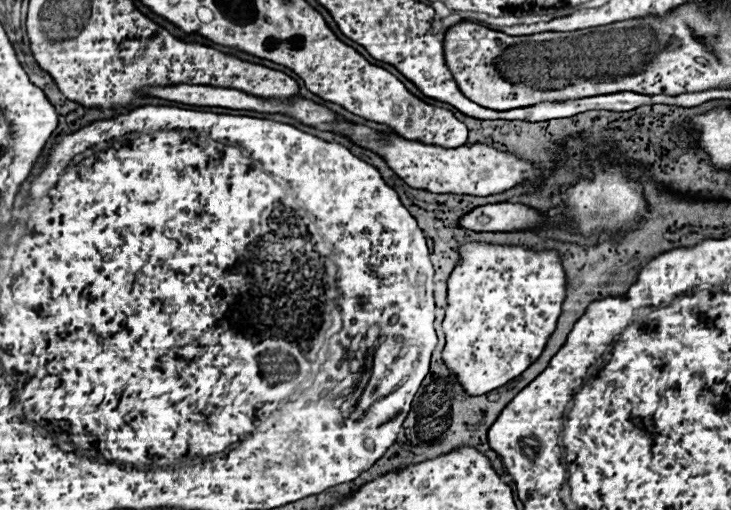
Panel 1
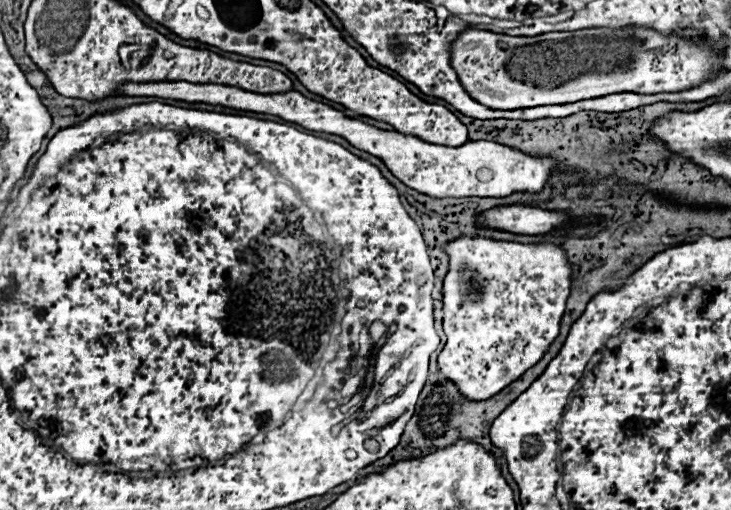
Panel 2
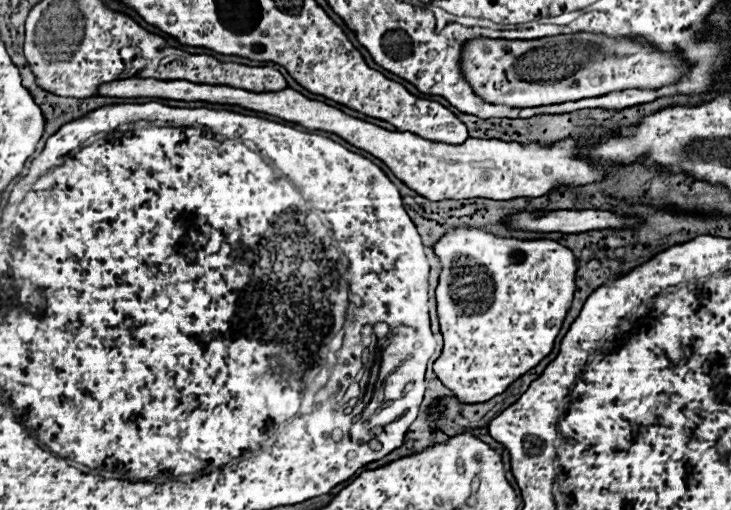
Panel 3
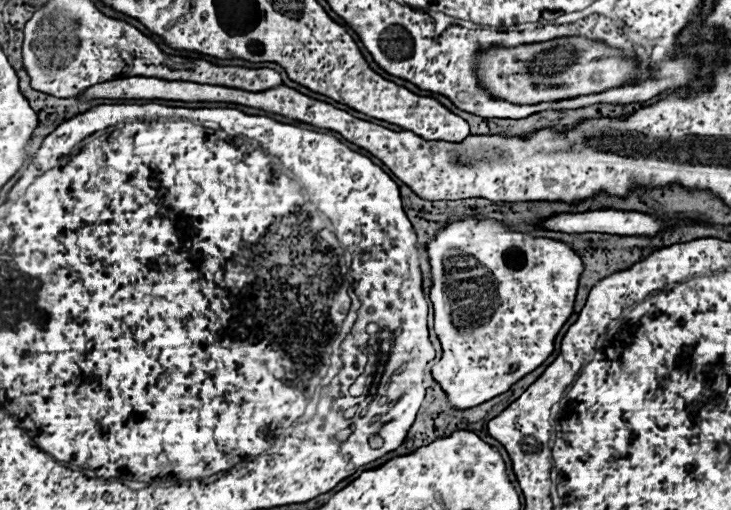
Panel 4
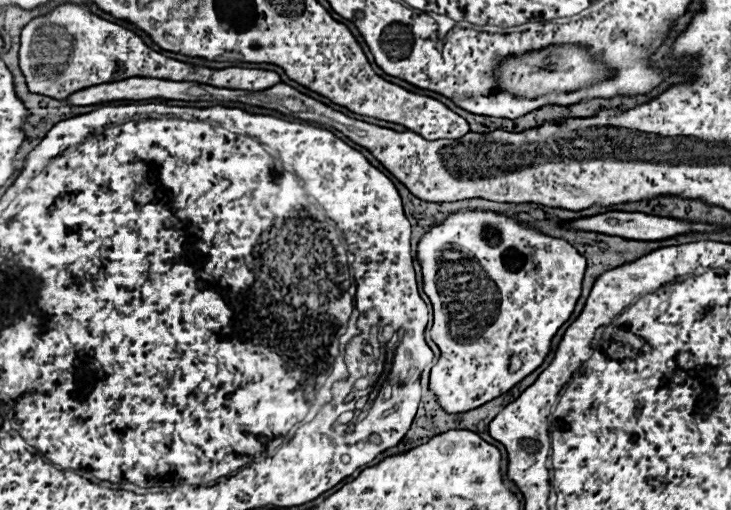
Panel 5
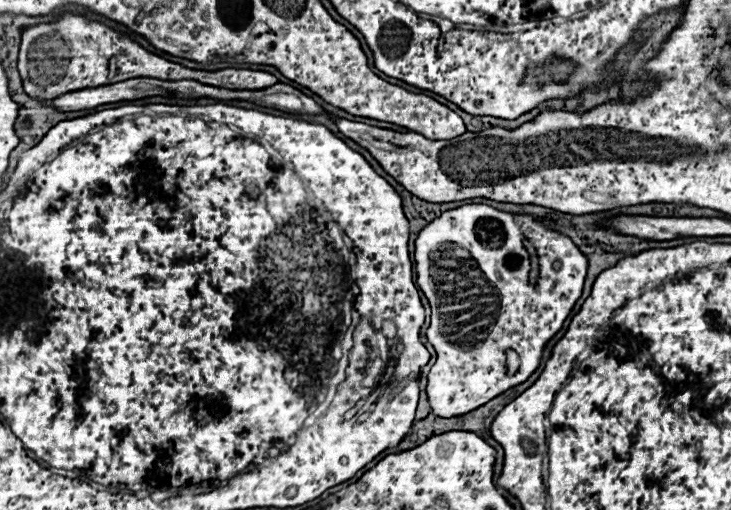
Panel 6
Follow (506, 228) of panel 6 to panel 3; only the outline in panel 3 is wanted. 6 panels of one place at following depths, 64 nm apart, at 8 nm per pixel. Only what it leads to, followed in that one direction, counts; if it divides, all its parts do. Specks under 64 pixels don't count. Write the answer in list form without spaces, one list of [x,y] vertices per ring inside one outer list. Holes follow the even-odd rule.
[[[450,230],[436,246],[442,274],[436,288],[438,320],[444,334],[442,356],[434,362],[436,376],[458,394],[460,402],[486,402],[538,366],[554,346],[574,296],[574,254],[554,240],[496,238],[484,230]]]

